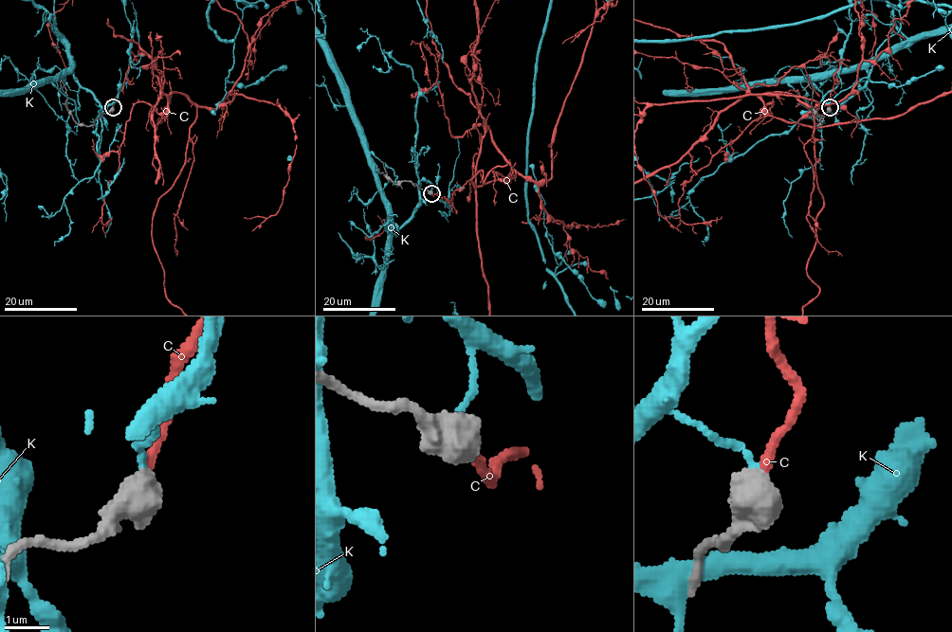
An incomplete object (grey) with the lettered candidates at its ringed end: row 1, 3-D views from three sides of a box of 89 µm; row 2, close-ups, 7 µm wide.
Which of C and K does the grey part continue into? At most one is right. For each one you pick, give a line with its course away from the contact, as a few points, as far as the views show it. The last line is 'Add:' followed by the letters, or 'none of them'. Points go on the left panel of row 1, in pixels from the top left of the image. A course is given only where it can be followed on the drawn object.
C: it runs (113, 107), (145, 54), (162, 93), (195, 106), (152, 242), (168, 299)
Add: C

